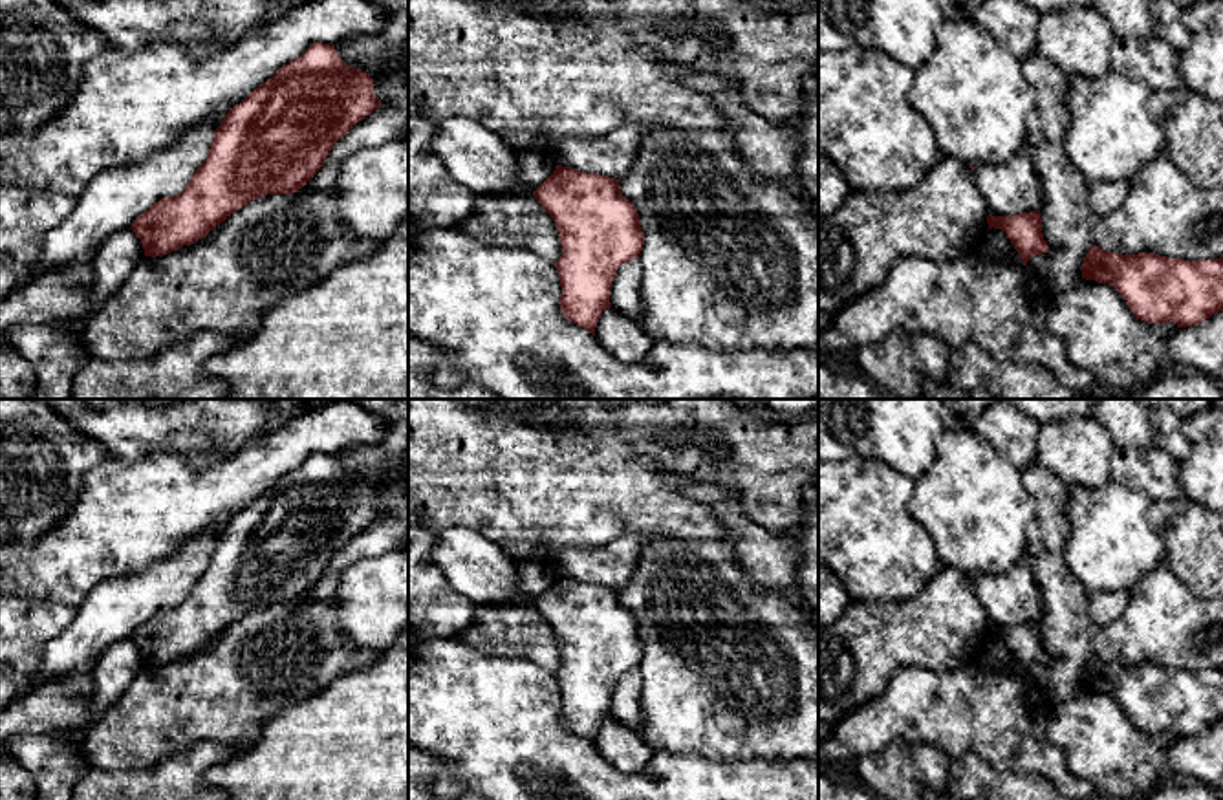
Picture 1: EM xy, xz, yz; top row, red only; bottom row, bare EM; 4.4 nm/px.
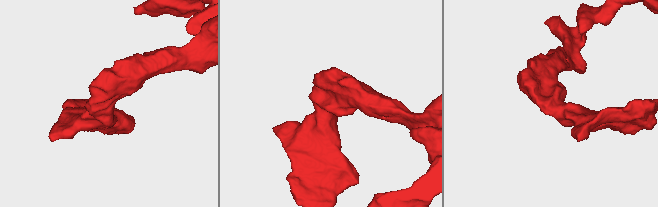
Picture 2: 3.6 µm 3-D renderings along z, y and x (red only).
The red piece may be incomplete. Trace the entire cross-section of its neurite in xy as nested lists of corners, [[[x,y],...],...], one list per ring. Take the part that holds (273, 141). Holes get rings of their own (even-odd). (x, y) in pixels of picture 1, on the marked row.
[[[311,44],[225,114],[205,161],[179,194],[161,198],[135,218],[130,229],[141,240],[145,256],[156,258],[196,243],[262,196],[298,192],[320,170],[333,145],[375,108],[381,101],[373,79],[348,66],[335,46]]]

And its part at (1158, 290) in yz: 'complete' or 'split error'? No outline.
complete

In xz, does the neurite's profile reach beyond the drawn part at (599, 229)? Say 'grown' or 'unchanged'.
unchanged

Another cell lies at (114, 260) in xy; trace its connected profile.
[[[132,229],[108,236],[97,247],[90,258],[93,280],[88,286],[88,311],[77,319],[59,320],[73,339],[81,335],[103,302],[132,275],[143,256],[143,243]]]

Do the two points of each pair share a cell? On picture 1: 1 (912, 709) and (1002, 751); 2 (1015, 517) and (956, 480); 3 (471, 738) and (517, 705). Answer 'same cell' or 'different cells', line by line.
1: same cell
2: same cell
3: same cell

